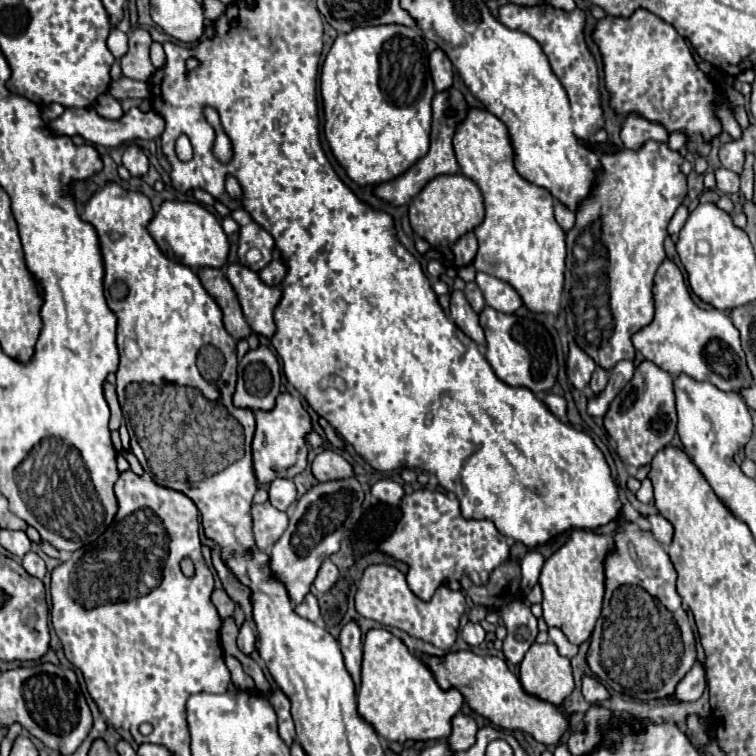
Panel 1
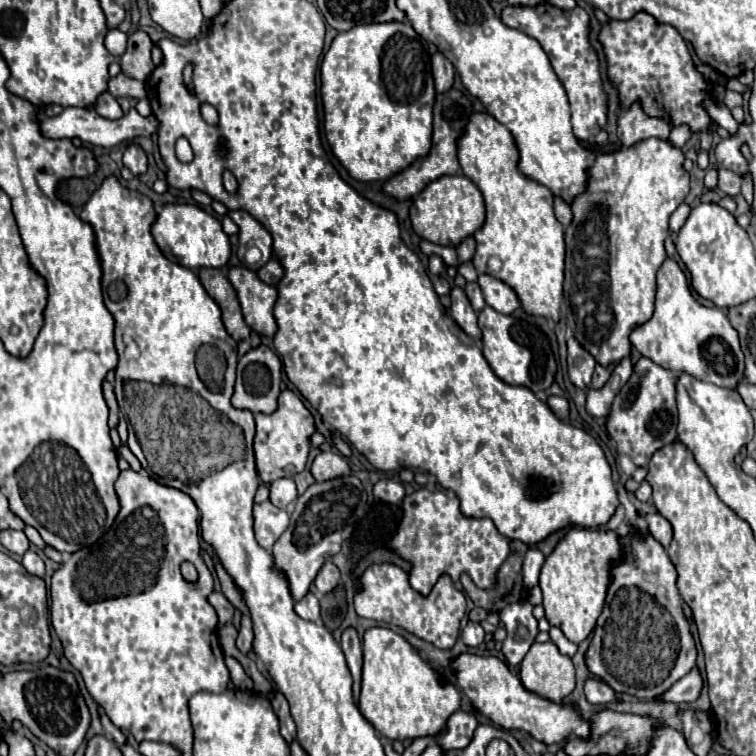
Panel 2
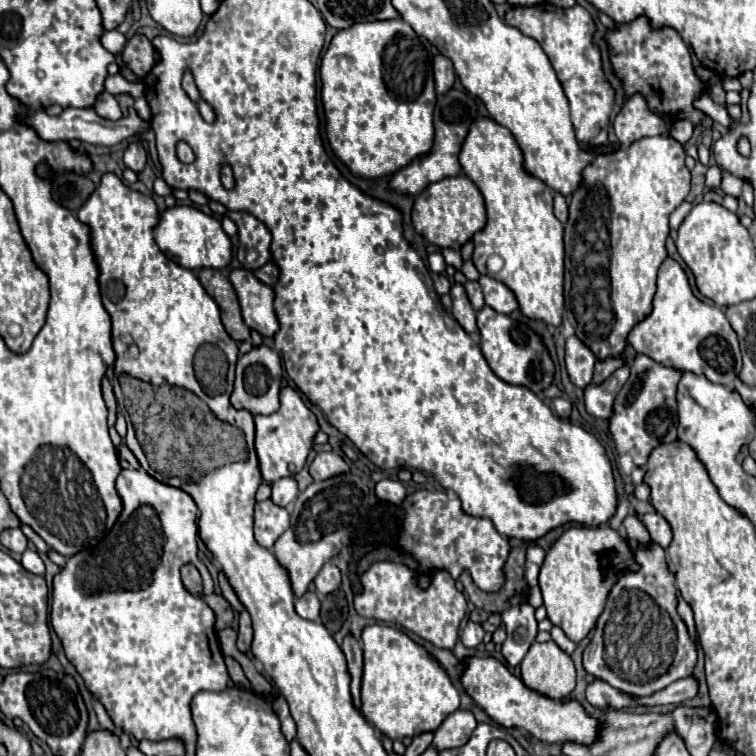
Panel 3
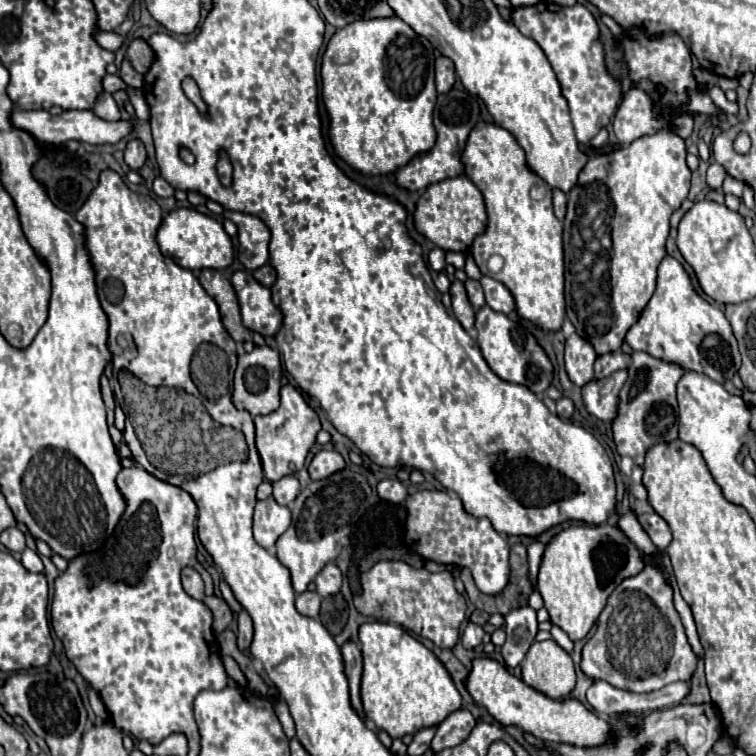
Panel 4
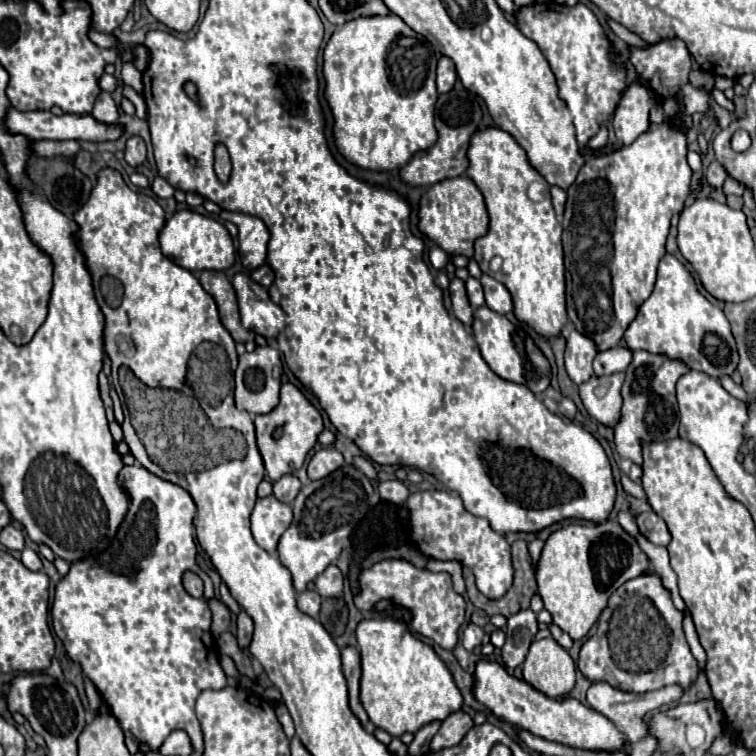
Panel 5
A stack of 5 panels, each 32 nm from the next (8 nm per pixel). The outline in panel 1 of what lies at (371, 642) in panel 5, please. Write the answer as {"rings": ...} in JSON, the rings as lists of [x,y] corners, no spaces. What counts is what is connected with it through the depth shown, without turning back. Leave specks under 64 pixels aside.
{"rings":[[[384,628],[368,630],[364,638],[362,686],[358,712],[386,738],[404,744],[406,740],[444,740],[450,736],[450,720],[462,708],[462,694],[456,688],[442,690],[430,668],[408,650],[408,646]]]}

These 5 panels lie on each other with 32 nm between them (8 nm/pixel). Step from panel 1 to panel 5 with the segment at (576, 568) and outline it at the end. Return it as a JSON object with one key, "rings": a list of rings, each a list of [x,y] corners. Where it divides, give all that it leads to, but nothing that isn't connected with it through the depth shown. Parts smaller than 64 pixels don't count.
{"rings":[[[616,520],[558,528],[546,540],[536,566],[538,594],[544,600],[544,608],[572,640],[584,638],[600,618],[610,594],[640,574],[652,574],[650,560]]]}

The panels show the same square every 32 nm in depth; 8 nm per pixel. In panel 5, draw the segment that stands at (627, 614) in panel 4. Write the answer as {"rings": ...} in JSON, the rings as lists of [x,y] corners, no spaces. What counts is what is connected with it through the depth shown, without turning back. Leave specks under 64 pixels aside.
{"rings":[[[656,574],[650,576],[638,576],[624,586],[620,586],[612,596],[606,606],[606,610],[600,616],[596,634],[590,636],[582,650],[580,650],[580,660],[578,668],[584,674],[586,680],[590,682],[608,682],[612,688],[624,690],[624,692],[652,692],[670,684],[678,684],[682,688],[690,688],[696,678],[698,678],[698,664],[690,652],[690,646],[684,638],[682,630],[682,620],[684,614],[674,608],[670,592],[662,586],[660,578]]]}

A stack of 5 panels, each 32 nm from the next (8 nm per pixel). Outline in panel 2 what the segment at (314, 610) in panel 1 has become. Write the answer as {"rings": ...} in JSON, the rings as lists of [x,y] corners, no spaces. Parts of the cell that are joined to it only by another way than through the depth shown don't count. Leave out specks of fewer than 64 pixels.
{"rings":[[[308,592],[302,600],[298,600],[294,604],[294,610],[304,620],[312,620],[312,622],[320,620],[320,604],[318,604],[318,598],[312,592]]]}

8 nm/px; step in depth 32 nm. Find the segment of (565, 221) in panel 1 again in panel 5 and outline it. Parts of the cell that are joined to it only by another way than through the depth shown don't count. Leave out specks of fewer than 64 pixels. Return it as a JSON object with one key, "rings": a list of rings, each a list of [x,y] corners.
{"rings":[[[550,186],[550,194],[552,194],[552,204],[554,204],[554,210],[556,210],[556,216],[562,216],[564,202],[566,202],[566,192],[558,186]]]}

